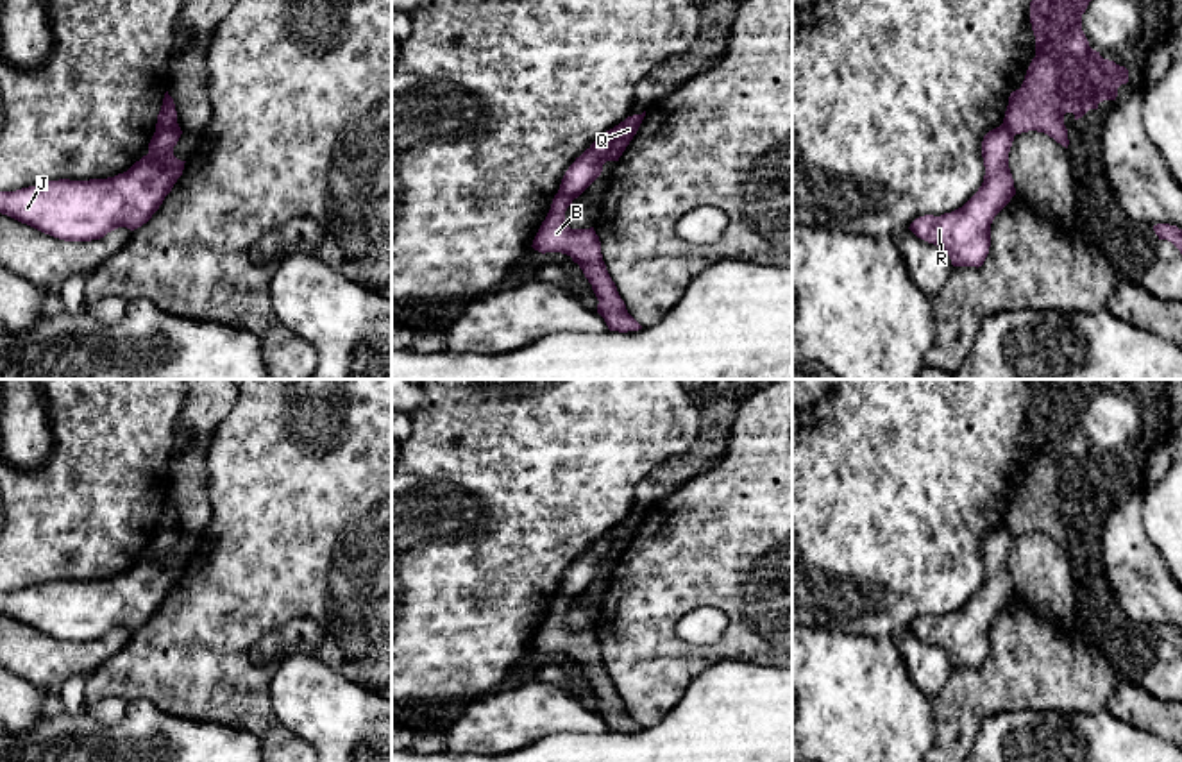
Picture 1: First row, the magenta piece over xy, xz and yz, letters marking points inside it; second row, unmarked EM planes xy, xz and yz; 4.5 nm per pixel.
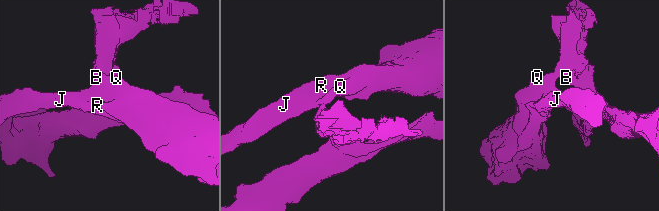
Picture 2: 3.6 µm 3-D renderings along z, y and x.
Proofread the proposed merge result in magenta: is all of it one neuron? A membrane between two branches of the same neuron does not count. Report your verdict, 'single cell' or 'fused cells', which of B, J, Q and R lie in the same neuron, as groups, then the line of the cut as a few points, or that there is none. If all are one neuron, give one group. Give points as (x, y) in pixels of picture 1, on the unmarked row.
fused cells; B / J Q R; cut in xy along (176, 521), (156, 532)

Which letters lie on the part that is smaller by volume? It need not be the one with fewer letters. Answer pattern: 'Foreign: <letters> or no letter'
Foreign: B

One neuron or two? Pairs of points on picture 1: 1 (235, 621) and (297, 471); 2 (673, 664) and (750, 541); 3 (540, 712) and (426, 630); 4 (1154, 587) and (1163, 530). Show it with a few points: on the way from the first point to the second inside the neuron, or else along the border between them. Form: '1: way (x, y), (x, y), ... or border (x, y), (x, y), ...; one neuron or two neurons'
1: way (240, 584), (297, 526), (297, 508); one neuron
2: way (667, 632), (667, 616), (717, 566); one neuron
3: border (503, 685), (467, 702); two neurons
4: border (1143, 512), (1143, 530), (1163, 560); two neurons

